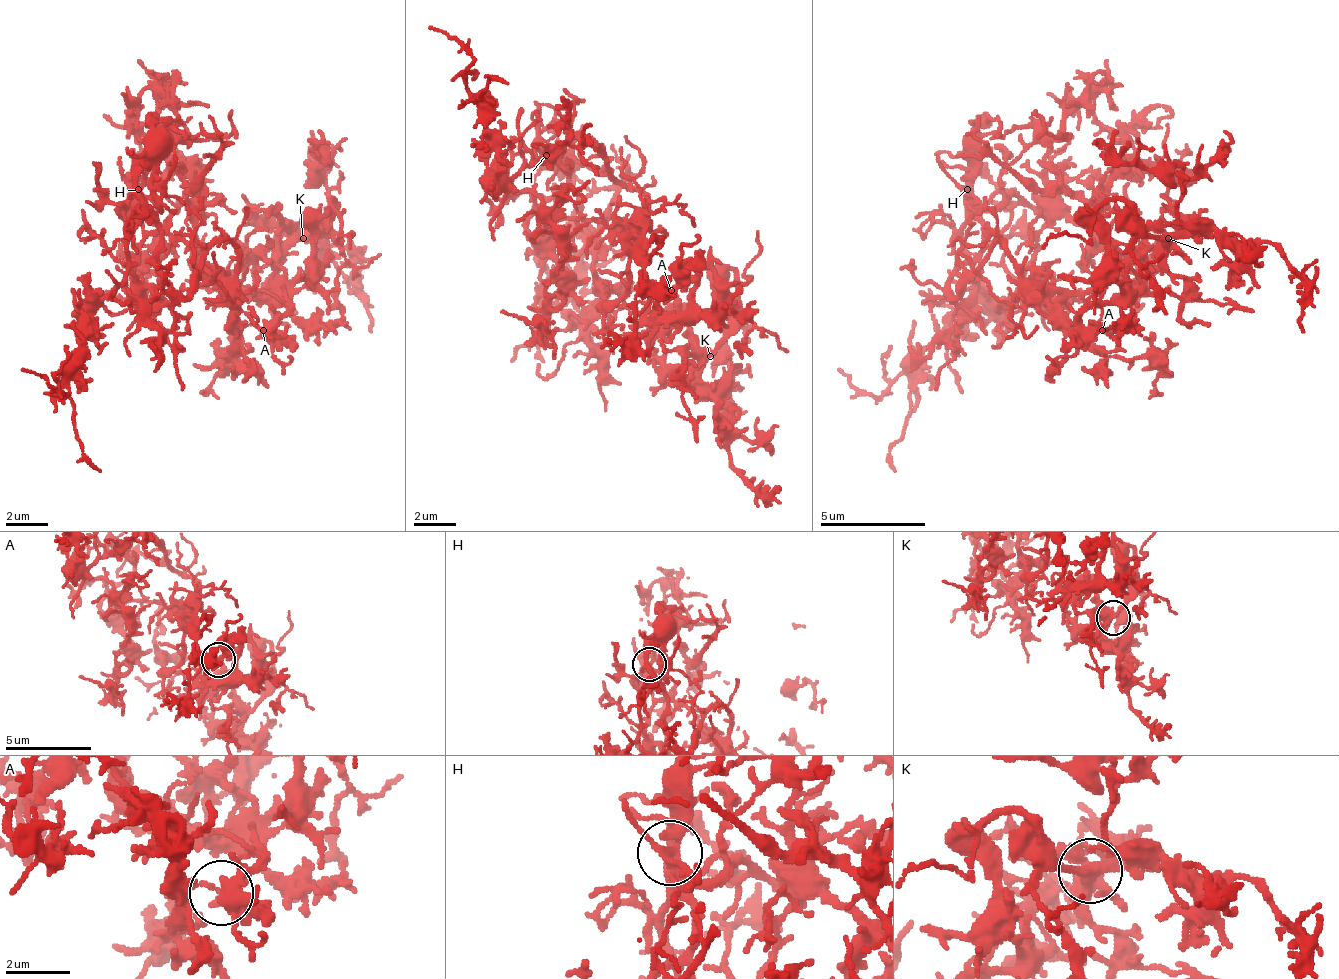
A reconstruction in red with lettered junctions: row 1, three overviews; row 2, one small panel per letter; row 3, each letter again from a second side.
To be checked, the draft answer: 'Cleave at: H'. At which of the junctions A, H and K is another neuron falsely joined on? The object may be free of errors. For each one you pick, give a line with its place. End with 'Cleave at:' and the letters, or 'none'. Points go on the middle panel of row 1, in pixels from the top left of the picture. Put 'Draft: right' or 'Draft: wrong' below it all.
Cleave at: none
Draft: wrong

